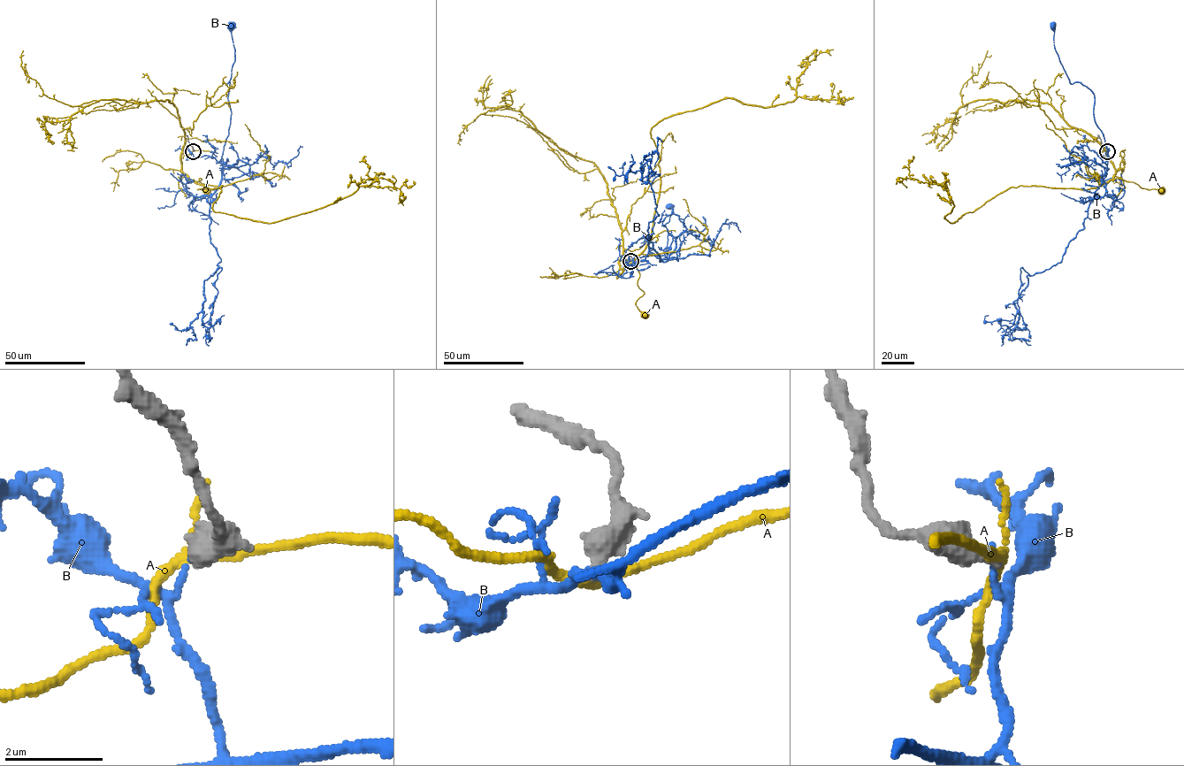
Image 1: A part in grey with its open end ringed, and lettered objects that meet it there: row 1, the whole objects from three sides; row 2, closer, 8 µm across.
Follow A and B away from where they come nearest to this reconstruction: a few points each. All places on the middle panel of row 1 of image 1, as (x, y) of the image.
A: (630, 261), (620, 260), (619, 266), (630, 264), (637, 269), (637, 285), (644, 294), (636, 304), (644, 316)
B: (630, 260), (651, 255), (661, 259), (660, 262), (667, 256), (665, 224), (673, 213), (669, 206)

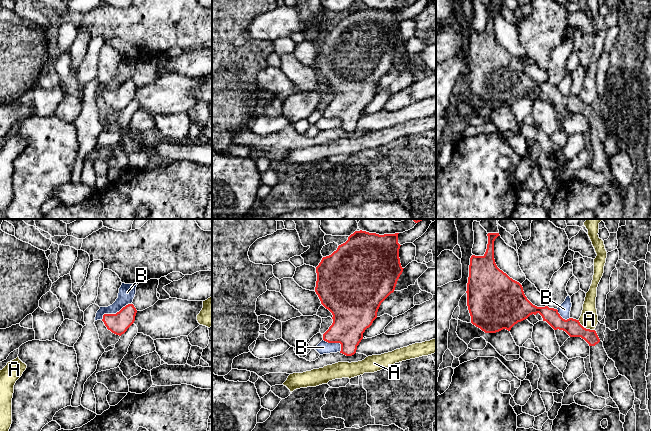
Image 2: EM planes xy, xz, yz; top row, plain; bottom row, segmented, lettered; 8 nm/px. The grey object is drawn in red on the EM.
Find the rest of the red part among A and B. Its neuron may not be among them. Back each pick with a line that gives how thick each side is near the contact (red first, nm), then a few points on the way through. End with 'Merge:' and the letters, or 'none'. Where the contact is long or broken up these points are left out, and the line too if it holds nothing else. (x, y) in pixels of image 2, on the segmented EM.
Merge: none

